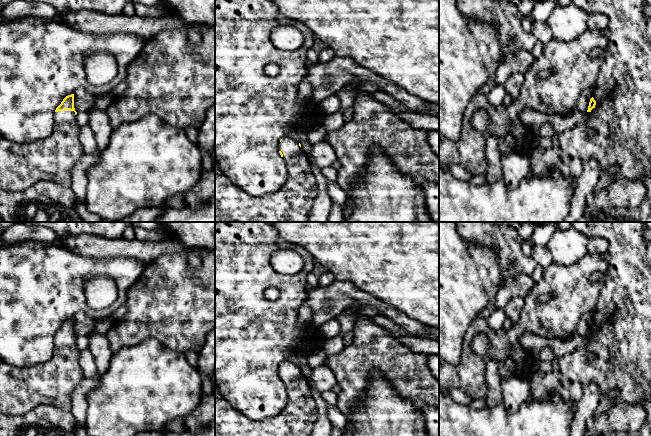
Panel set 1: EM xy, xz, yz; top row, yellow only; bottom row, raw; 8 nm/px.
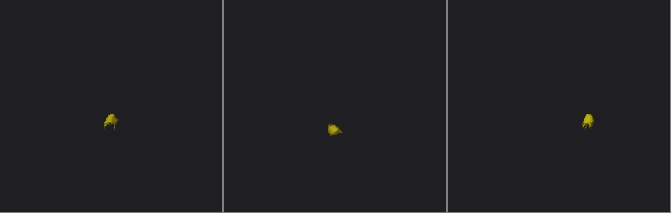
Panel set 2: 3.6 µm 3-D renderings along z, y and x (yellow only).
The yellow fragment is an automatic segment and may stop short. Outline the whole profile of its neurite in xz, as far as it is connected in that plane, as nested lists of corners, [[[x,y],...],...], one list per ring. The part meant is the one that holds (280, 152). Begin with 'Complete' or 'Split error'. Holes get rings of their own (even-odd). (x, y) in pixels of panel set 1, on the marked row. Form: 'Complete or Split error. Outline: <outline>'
Split error. Outline: [[[289,136],[280,140],[278,149],[286,162],[288,177],[278,191],[263,196],[249,195],[237,187],[215,162],[215,222],[308,222],[319,191],[309,160],[298,140]]]

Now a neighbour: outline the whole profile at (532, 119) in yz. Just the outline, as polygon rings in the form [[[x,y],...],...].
[[[524,107],[521,114],[521,123],[530,129],[539,129],[543,124],[550,123],[554,131],[560,134],[567,129],[586,124],[590,117],[590,112],[580,112],[576,109],[565,116],[561,116],[538,112],[531,107]]]

